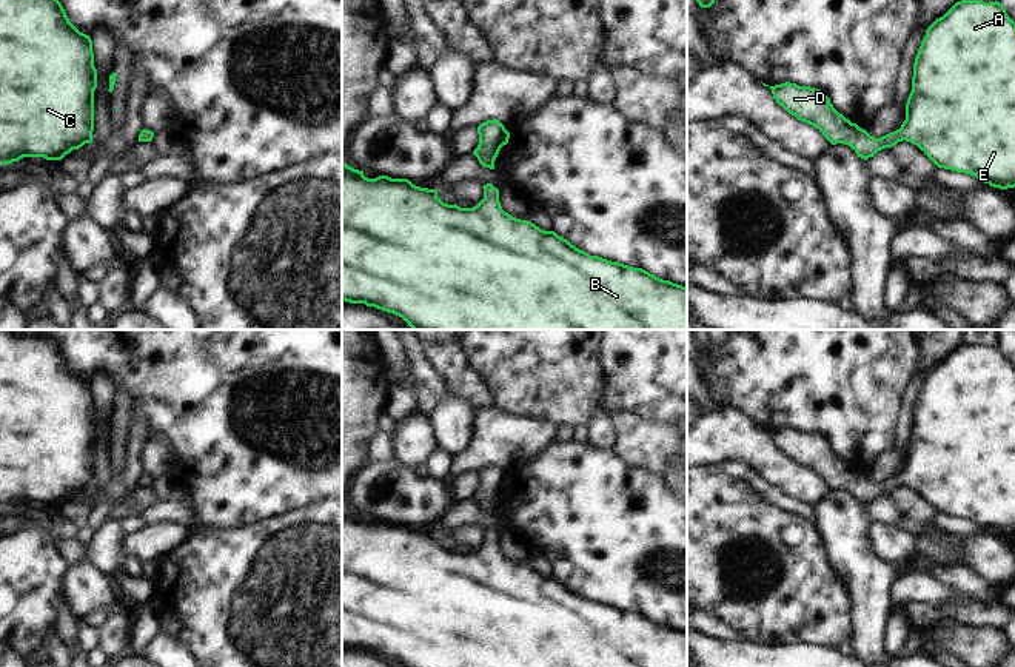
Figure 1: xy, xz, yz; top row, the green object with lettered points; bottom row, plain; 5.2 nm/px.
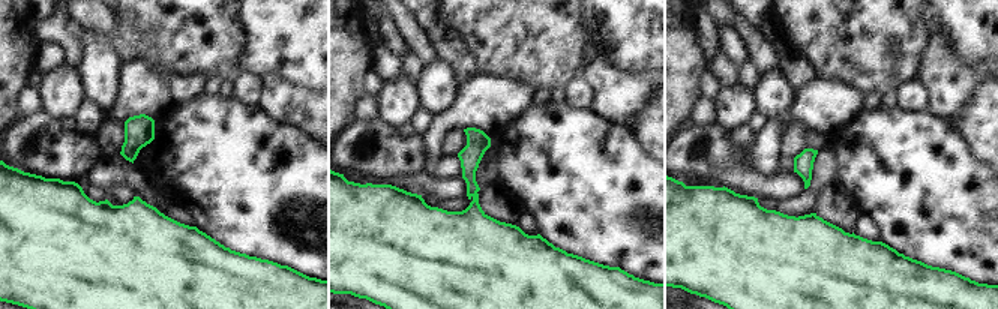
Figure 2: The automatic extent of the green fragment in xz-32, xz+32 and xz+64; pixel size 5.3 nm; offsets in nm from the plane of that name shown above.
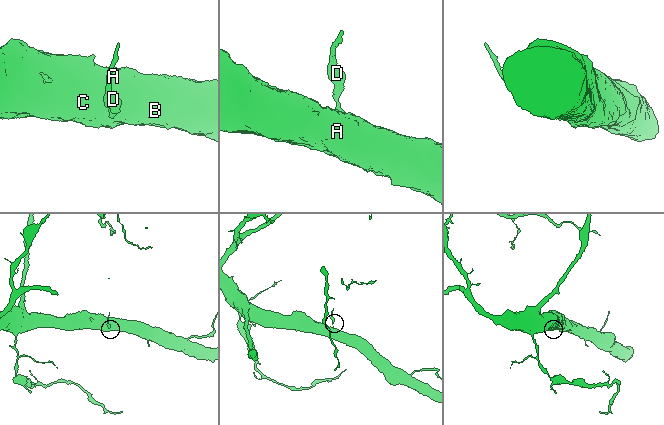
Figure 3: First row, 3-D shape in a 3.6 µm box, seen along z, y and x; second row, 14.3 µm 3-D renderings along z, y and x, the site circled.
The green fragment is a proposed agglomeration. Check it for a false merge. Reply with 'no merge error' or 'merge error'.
no merge error

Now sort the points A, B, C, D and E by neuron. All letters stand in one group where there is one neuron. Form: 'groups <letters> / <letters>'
groups A B C D E

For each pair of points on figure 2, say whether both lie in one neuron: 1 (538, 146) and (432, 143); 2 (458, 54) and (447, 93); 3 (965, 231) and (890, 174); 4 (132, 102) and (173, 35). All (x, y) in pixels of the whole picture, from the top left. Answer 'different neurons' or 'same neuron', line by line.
1: different neurons
2: different neurons
3: same neuron
4: different neurons

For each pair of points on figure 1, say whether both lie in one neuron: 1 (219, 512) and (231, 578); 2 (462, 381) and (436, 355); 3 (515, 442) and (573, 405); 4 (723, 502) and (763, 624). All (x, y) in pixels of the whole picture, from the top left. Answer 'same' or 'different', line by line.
1: different
2: same
3: different
4: same

